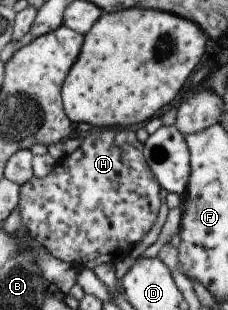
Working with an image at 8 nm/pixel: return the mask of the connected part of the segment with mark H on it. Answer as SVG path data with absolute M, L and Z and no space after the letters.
M93 127L89 132L81 135L78 149L65 157L60 158L54 167L52 167L52 171L50 171L48 175L42 178L33 176L18 187L18 202L16 209L18 209L18 215L20 215L20 225L28 231L28 235L30 235L32 239L36 239L36 241L40 243L45 252L52 255L55 259L69 264L78 271L83 268L92 270L97 265L103 263L115 265L117 262L121 261L124 256L128 255L131 248L142 239L142 236L148 233L156 220L160 205L160 187L155 181L148 165L146 165L146 161L142 155L143 145L138 142L138 139L136 139L134 134L134 129L131 128L124 129L123 131L120 129L100 129Z

